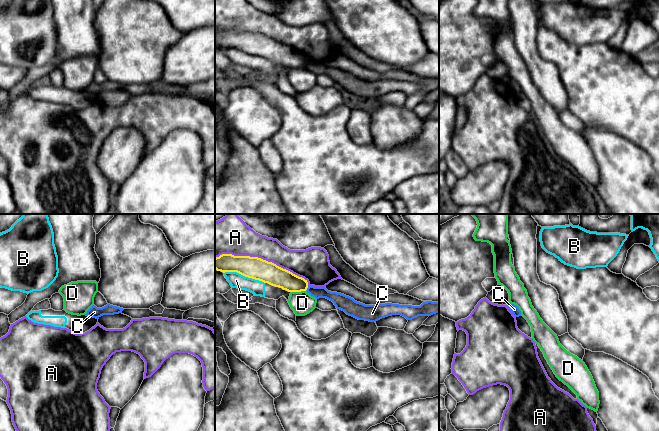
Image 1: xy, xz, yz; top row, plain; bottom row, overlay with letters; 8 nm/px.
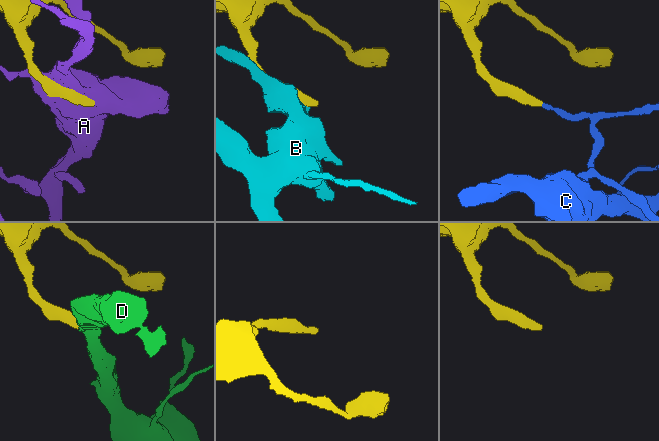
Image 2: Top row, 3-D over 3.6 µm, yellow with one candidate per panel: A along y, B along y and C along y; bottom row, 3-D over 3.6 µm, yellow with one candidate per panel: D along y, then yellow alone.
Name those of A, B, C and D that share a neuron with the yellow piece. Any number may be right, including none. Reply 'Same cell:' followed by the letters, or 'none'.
Same cell: none

